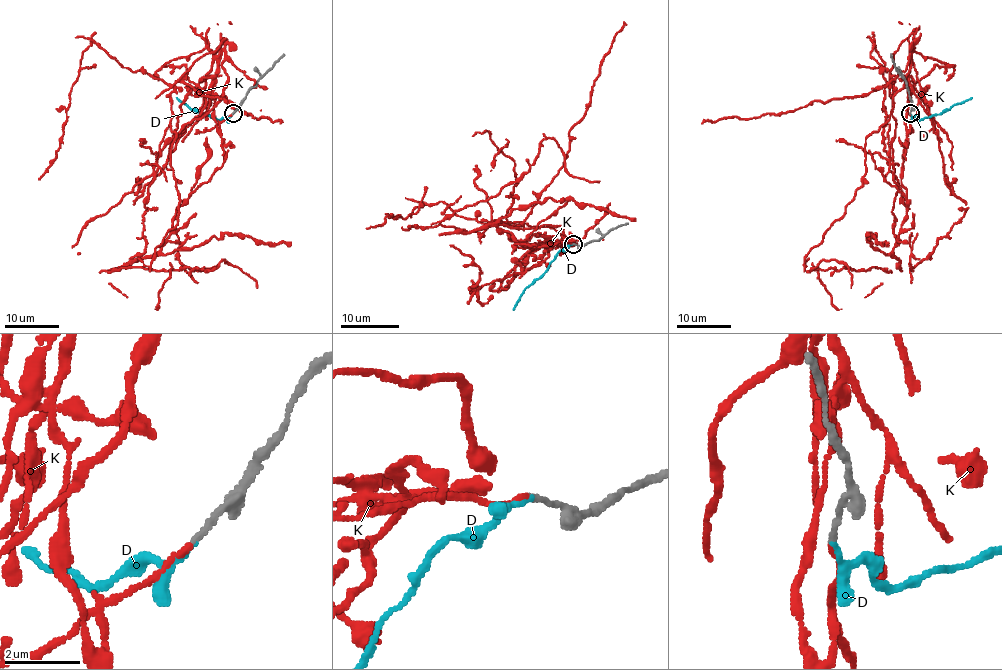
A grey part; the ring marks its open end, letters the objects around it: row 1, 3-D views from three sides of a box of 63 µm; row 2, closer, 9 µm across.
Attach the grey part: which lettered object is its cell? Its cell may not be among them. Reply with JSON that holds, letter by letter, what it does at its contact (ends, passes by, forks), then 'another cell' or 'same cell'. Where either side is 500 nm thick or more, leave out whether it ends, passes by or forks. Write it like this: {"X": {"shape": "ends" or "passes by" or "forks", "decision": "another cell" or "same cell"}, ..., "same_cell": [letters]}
{"D": {"shape": "ends", "decision": "same cell"}, "K": {"shape": "ends", "decision": "another cell"}, "same_cell": ["D"]}

